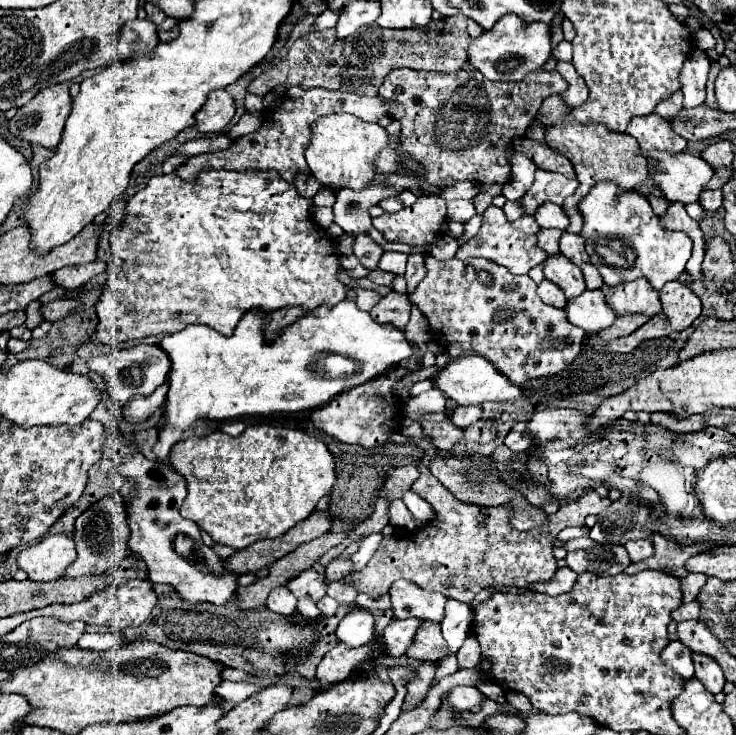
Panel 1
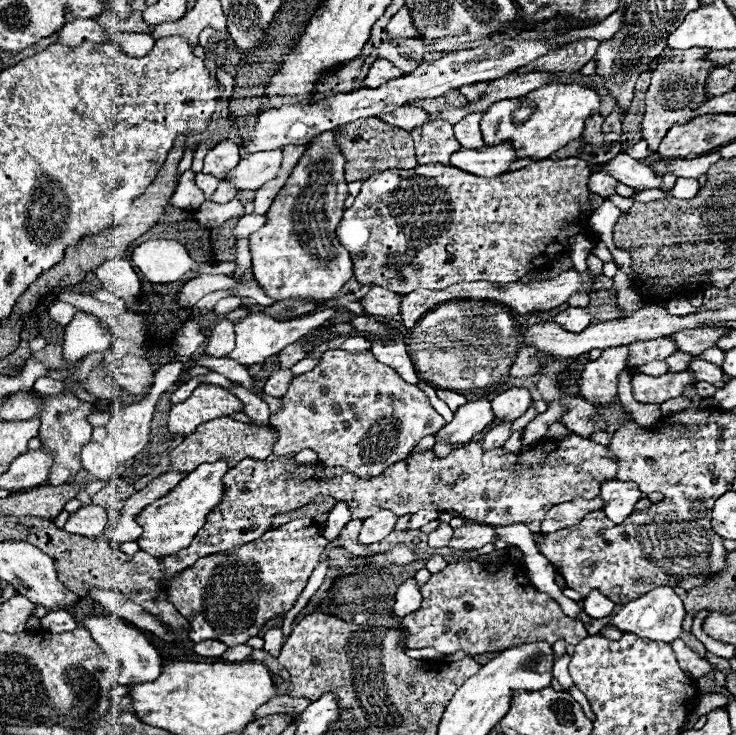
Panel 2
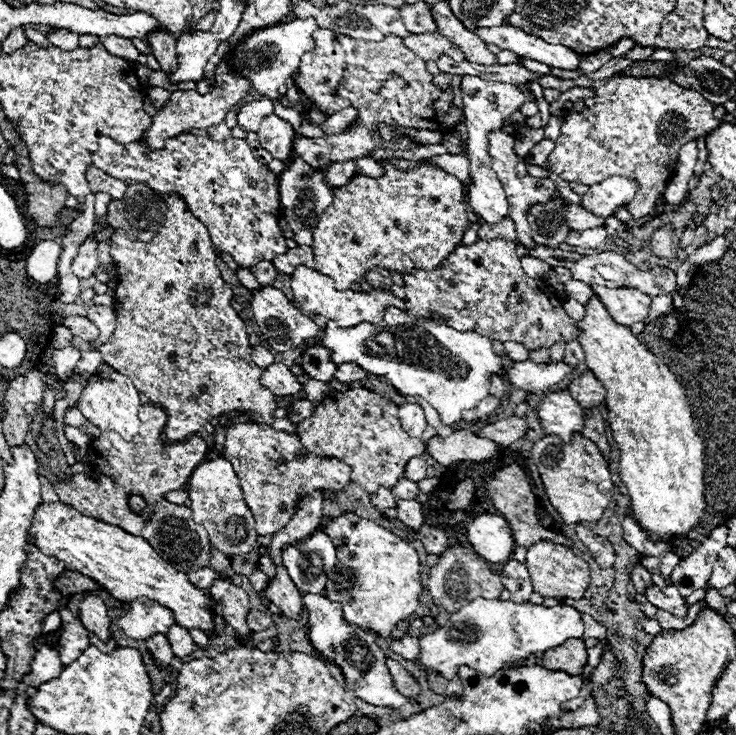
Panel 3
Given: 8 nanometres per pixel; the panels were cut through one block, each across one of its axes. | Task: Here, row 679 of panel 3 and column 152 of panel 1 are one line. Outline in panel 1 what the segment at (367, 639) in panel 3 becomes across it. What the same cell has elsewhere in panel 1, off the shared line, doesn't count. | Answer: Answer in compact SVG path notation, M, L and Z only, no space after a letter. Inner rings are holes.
M138 344L138 346L132 346L132 348L124 348L124 350L114 350L114 352L106 354L106 356L90 358L86 362L86 366L104 376L106 392L110 394L110 398L118 406L124 406L126 400L130 400L132 396L136 396L136 394L148 396L150 392L154 392L160 384L164 384L168 380L170 358L160 346Z

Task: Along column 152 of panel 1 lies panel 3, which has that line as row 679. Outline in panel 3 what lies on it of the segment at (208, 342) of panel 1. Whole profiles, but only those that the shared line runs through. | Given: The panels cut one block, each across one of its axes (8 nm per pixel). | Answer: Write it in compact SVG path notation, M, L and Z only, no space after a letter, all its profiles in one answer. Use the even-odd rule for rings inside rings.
M476 598L464 608L460 608L458 612L454 612L444 626L438 626L434 632L418 638L420 654L416 658L416 664L426 674L434 670L442 674L446 680L452 680L454 676L458 676L460 666L470 666L482 672L484 676L494 676L500 668L504 668L504 664L520 662L530 654L556 648L564 644L564 640L568 638L582 638L582 634L584 634L584 622L580 618L580 612L572 606L558 604L558 606L546 608L532 602L514 604L510 600L498 600L498 598L494 600ZM452 620L462 620L468 626L472 624L472 628L476 628L478 642L462 644L460 640L450 638L448 626L452 628Z

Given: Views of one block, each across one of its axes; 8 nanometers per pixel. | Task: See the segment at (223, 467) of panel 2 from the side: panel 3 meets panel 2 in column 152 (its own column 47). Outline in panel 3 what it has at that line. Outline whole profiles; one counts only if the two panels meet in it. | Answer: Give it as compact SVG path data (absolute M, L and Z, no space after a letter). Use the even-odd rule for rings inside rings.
M42 502L40 508L36 508L30 536L42 554L54 556L62 560L68 570L82 572L84 576L96 580L118 600L132 602L138 596L146 596L156 600L160 606L170 608L176 624L186 630L214 630L214 622L208 612L210 598L206 592L190 584L184 572L176 572L168 562L164 562L140 536L128 534L120 526L104 524L100 518L84 516L64 502Z

